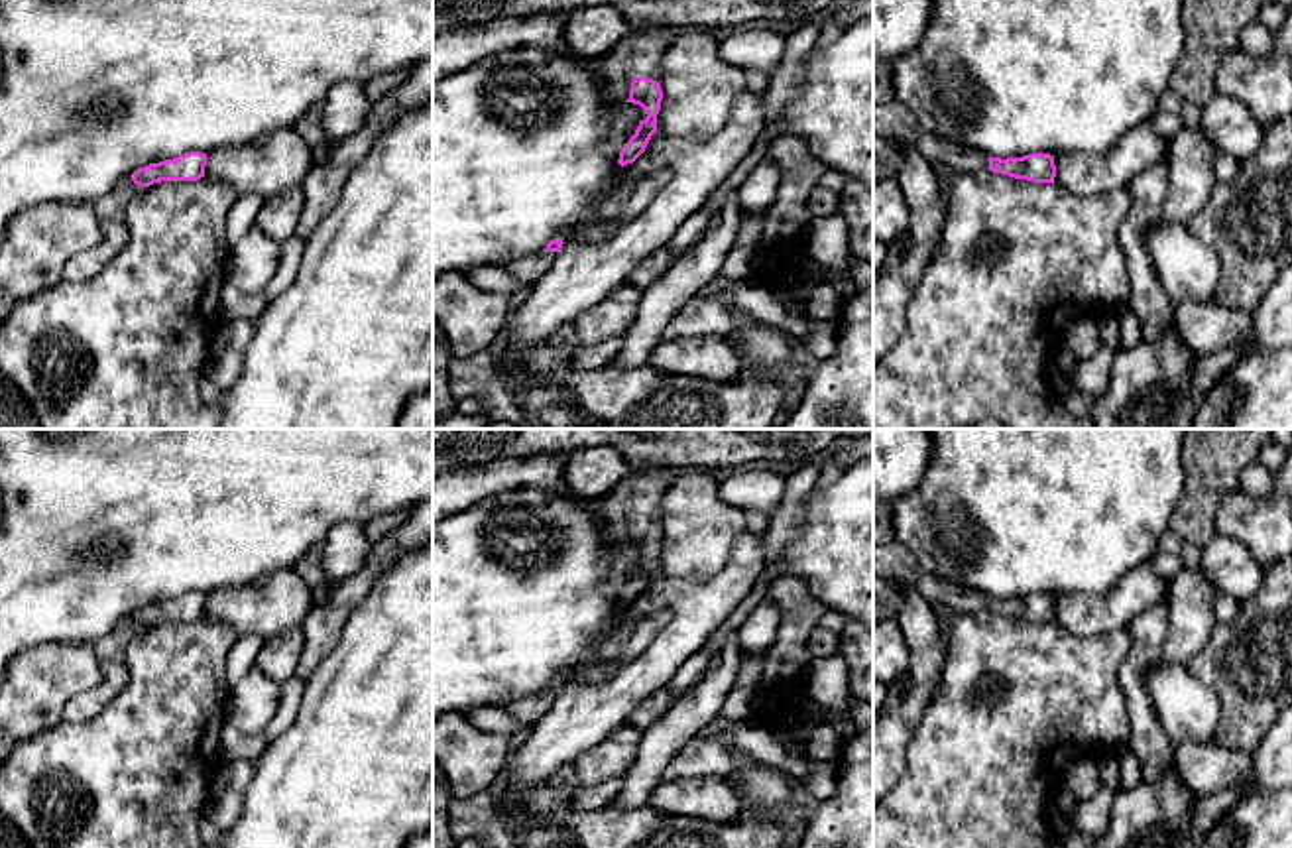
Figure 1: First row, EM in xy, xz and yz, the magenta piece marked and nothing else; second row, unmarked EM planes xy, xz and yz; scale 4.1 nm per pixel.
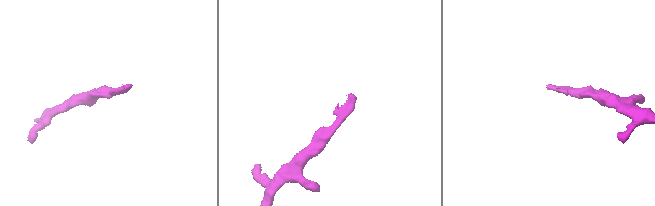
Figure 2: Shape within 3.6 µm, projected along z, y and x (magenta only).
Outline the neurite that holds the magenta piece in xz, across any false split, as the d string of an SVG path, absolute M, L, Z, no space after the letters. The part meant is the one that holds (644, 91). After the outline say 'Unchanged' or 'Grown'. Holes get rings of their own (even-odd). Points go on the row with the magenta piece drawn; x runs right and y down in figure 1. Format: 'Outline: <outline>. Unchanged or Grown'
Outline: M651 26L635 28L617 41L602 59L604 98L608 104L639 104L647 118L639 122L635 134L623 144L617 163L633 163L657 132L657 114L661 110L663 91L661 59L671 41L675 28Z. Grown

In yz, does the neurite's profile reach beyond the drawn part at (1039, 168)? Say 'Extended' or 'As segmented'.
Extended

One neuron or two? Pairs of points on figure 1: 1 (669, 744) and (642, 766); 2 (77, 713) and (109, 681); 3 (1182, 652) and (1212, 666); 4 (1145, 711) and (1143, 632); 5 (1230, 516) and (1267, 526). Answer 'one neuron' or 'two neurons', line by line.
1: one neuron
2: one neuron
3: two neurons
4: one neuron
5: one neuron

